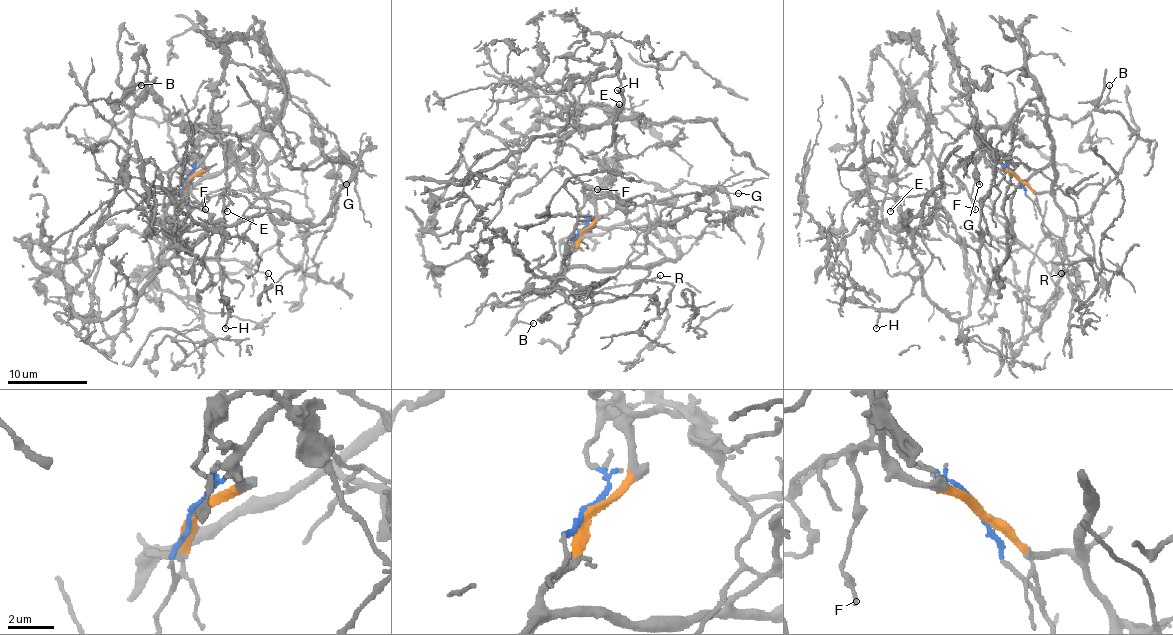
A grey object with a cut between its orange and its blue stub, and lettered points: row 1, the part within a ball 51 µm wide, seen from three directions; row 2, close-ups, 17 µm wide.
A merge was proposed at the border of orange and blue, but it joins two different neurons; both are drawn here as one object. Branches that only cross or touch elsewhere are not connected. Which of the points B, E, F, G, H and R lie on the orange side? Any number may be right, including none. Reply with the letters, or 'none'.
B, F, R

